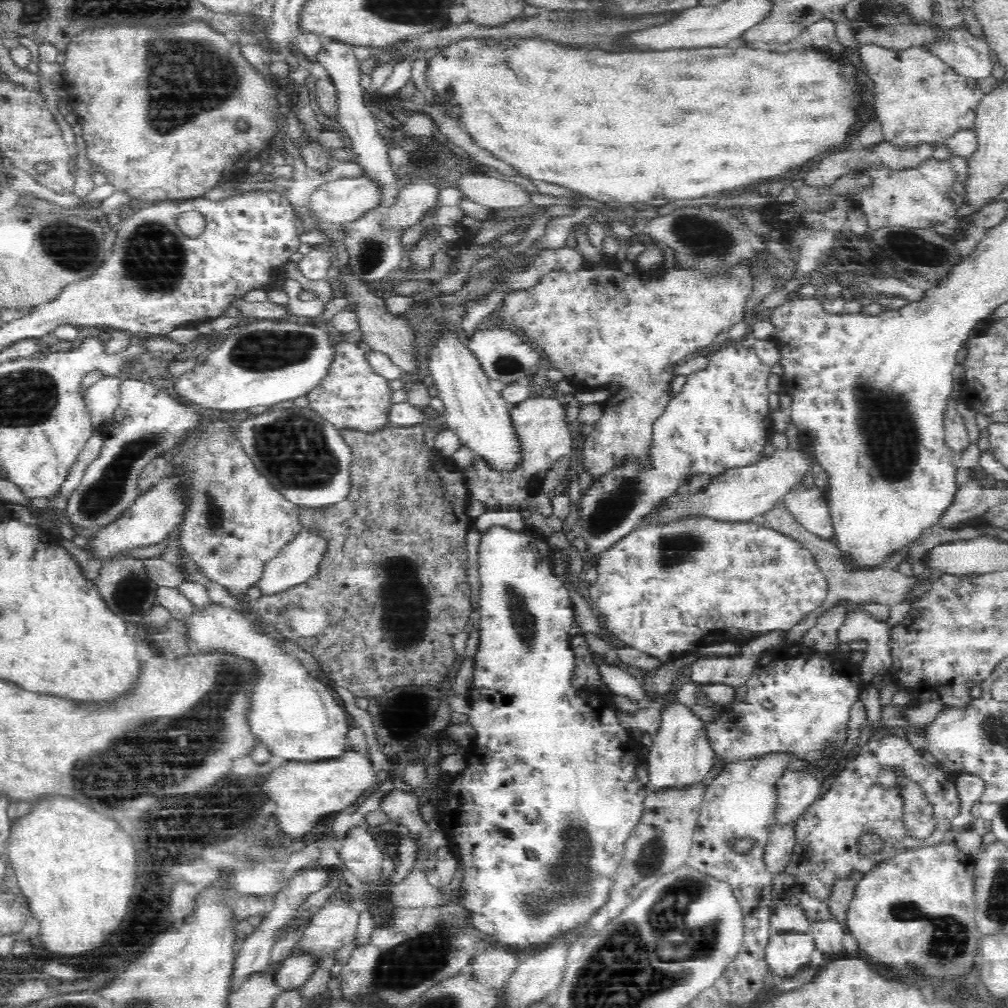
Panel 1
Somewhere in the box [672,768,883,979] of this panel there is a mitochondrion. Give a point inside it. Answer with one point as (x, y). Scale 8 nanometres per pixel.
(711, 930)

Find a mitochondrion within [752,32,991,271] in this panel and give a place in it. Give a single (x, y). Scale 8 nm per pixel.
(909, 246)

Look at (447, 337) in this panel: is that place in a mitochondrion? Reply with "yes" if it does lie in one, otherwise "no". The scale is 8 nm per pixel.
no

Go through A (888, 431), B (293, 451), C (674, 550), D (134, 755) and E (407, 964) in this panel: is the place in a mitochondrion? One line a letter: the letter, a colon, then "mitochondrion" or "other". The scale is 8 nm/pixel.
A: mitochondrion
B: mitochondrion
C: mitochondrion
D: mitochondrion
E: mitochondrion

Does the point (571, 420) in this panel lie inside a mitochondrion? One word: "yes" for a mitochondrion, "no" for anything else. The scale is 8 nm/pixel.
no

